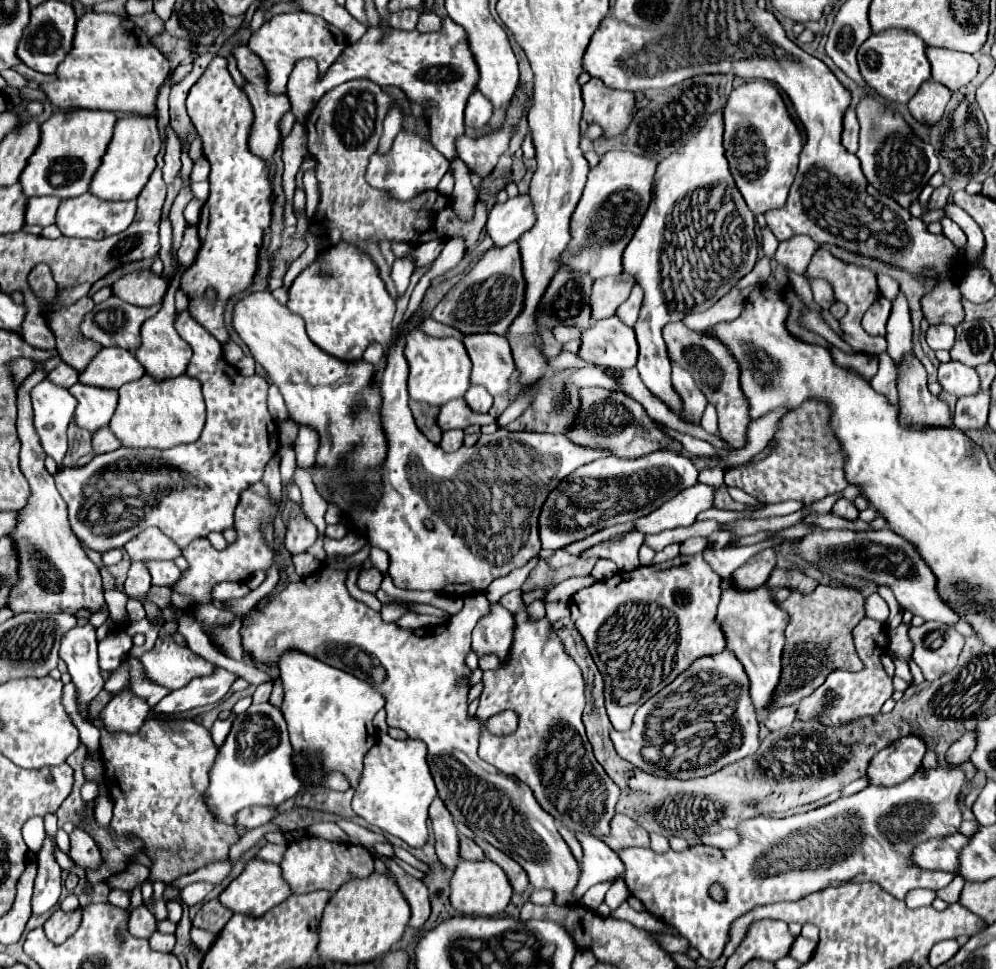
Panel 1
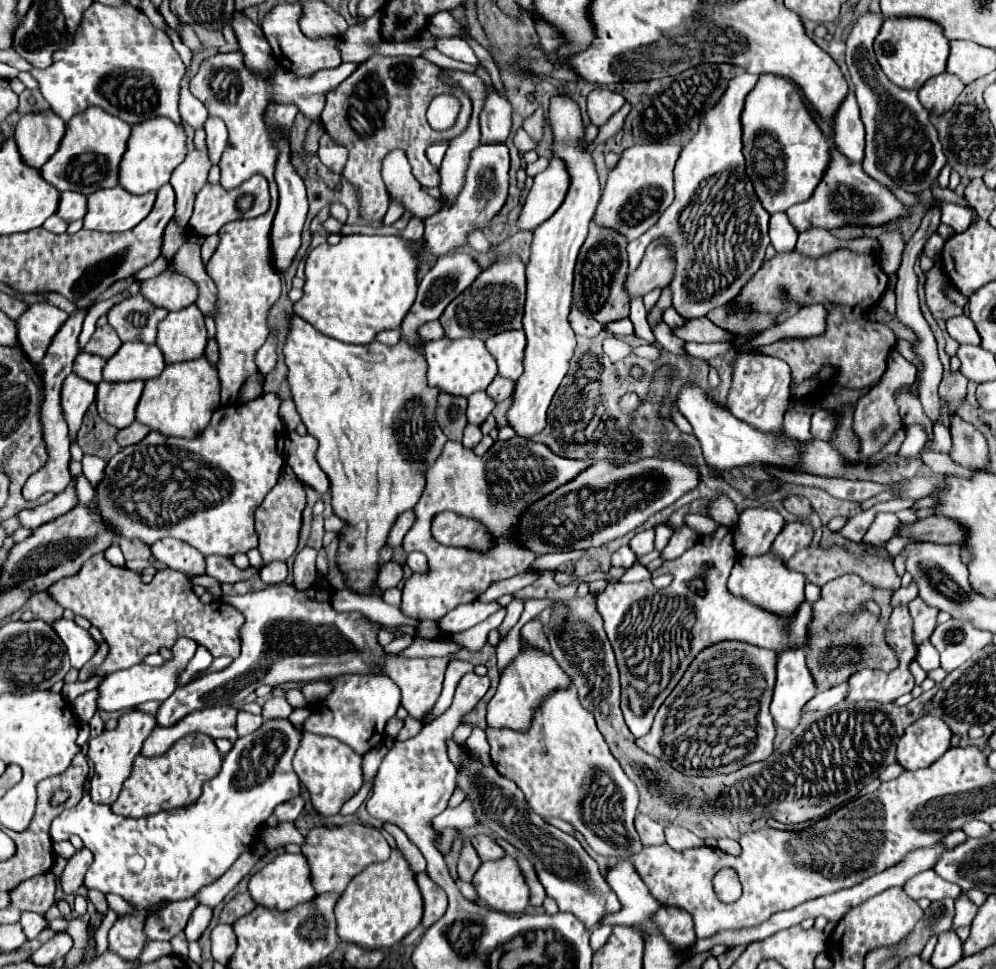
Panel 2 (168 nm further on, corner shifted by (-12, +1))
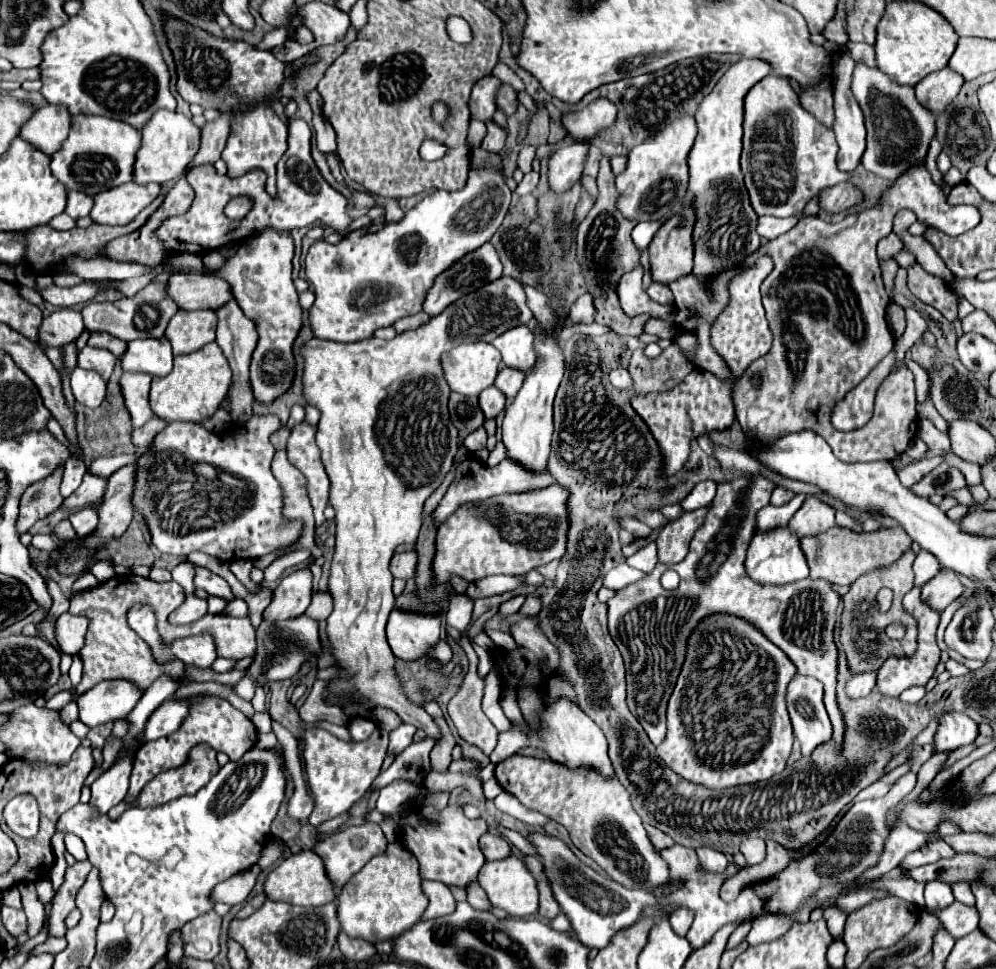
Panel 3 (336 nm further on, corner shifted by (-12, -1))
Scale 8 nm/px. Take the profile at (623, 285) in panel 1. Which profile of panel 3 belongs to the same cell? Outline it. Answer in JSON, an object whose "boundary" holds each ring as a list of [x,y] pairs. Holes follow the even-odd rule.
{"boundary":[[[692,208],[674,214],[664,226],[656,232],[648,256],[652,280],[658,284],[670,284],[680,276],[692,272],[692,226],[694,214]]]}

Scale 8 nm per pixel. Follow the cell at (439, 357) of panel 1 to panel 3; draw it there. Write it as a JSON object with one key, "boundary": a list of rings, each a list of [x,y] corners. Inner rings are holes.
{"boundary":[[[472,342],[472,344],[460,344],[452,352],[442,356],[442,368],[444,378],[452,392],[460,392],[462,396],[478,396],[484,388],[494,384],[494,378],[500,368],[500,352],[486,342]]]}

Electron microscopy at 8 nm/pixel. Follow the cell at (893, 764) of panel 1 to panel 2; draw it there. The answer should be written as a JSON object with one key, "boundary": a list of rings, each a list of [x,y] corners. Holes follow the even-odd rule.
{"boundary":[[[922,716],[918,722],[914,722],[912,726],[906,728],[906,734],[902,736],[902,740],[898,742],[898,762],[908,768],[908,770],[920,770],[920,768],[928,768],[930,764],[934,764],[950,746],[952,740],[952,730],[950,726],[938,718],[938,716]]]}

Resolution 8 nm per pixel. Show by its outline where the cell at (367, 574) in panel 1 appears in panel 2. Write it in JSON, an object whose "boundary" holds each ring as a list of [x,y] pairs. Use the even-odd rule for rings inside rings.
{"boundary":[[[390,560],[386,562],[382,568],[380,568],[380,578],[378,578],[378,588],[380,590],[388,590],[388,588],[394,588],[404,576],[404,570],[398,562]]]}

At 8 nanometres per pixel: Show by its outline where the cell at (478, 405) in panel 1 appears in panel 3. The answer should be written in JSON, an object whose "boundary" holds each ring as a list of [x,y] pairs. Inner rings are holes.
{"boundary":[[[502,368],[496,376],[494,386],[500,388],[500,392],[504,392],[508,402],[512,402],[512,398],[518,394],[522,382],[524,382],[524,372],[514,370],[514,368]]]}

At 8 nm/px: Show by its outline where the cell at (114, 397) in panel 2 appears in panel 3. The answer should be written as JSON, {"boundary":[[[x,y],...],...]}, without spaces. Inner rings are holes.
{"boundary":[[[124,372],[120,378],[120,390],[122,390],[124,406],[132,420],[132,428],[140,428],[144,422],[152,418],[152,410],[148,406],[150,380],[152,376],[138,372]]]}

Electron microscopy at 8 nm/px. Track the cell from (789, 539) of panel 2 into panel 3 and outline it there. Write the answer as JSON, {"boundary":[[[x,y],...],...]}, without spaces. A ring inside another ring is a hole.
{"boundary":[[[808,496],[802,508],[792,516],[788,528],[798,538],[804,536],[818,536],[834,526],[834,508],[820,502],[814,496]]]}

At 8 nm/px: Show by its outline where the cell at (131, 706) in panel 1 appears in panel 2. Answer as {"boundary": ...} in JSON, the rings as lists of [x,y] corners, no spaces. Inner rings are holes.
{"boundary":[[[128,710],[120,720],[118,720],[118,728],[112,730],[104,730],[102,736],[98,738],[90,738],[88,742],[88,758],[94,764],[94,778],[90,780],[90,798],[94,802],[102,802],[102,804],[112,804],[124,784],[124,778],[130,776],[132,772],[132,764],[134,758],[140,754],[142,742],[148,738],[148,734],[152,732],[152,728],[156,726],[154,716],[150,714],[142,714],[136,710]]]}

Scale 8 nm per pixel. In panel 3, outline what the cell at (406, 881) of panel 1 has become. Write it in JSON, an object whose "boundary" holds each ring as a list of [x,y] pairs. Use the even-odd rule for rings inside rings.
{"boundary":[[[422,880],[422,890],[430,900],[430,904],[428,904],[428,908],[422,916],[424,920],[432,920],[432,918],[446,916],[446,914],[454,912],[456,900],[454,900],[454,896],[452,896],[452,892],[446,884],[432,882],[432,880]]]}

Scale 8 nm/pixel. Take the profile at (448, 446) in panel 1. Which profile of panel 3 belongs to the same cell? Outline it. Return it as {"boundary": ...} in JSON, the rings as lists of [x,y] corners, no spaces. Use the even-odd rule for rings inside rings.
{"boundary":[[[480,426],[480,428],[474,430],[472,434],[468,434],[468,436],[464,438],[464,446],[466,446],[470,452],[476,452],[476,450],[484,448],[484,446],[486,446],[486,430]]]}

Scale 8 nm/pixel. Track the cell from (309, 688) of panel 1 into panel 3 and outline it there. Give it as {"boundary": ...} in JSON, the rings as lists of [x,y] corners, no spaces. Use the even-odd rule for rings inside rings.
{"boundary":[[[352,718],[348,722],[348,732],[352,740],[368,740],[368,736],[372,736],[374,730],[376,730],[376,722],[368,718]]]}

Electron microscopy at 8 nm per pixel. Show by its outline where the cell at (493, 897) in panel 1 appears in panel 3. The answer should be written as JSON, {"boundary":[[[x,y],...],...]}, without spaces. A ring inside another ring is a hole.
{"boundary":[[[508,856],[504,860],[498,862],[486,862],[478,874],[478,882],[484,888],[484,892],[488,894],[488,900],[502,908],[508,916],[512,918],[526,918],[536,914],[538,910],[538,890],[536,890],[536,880],[532,878],[532,874],[528,872],[528,868],[524,866],[524,862],[518,856]]]}

